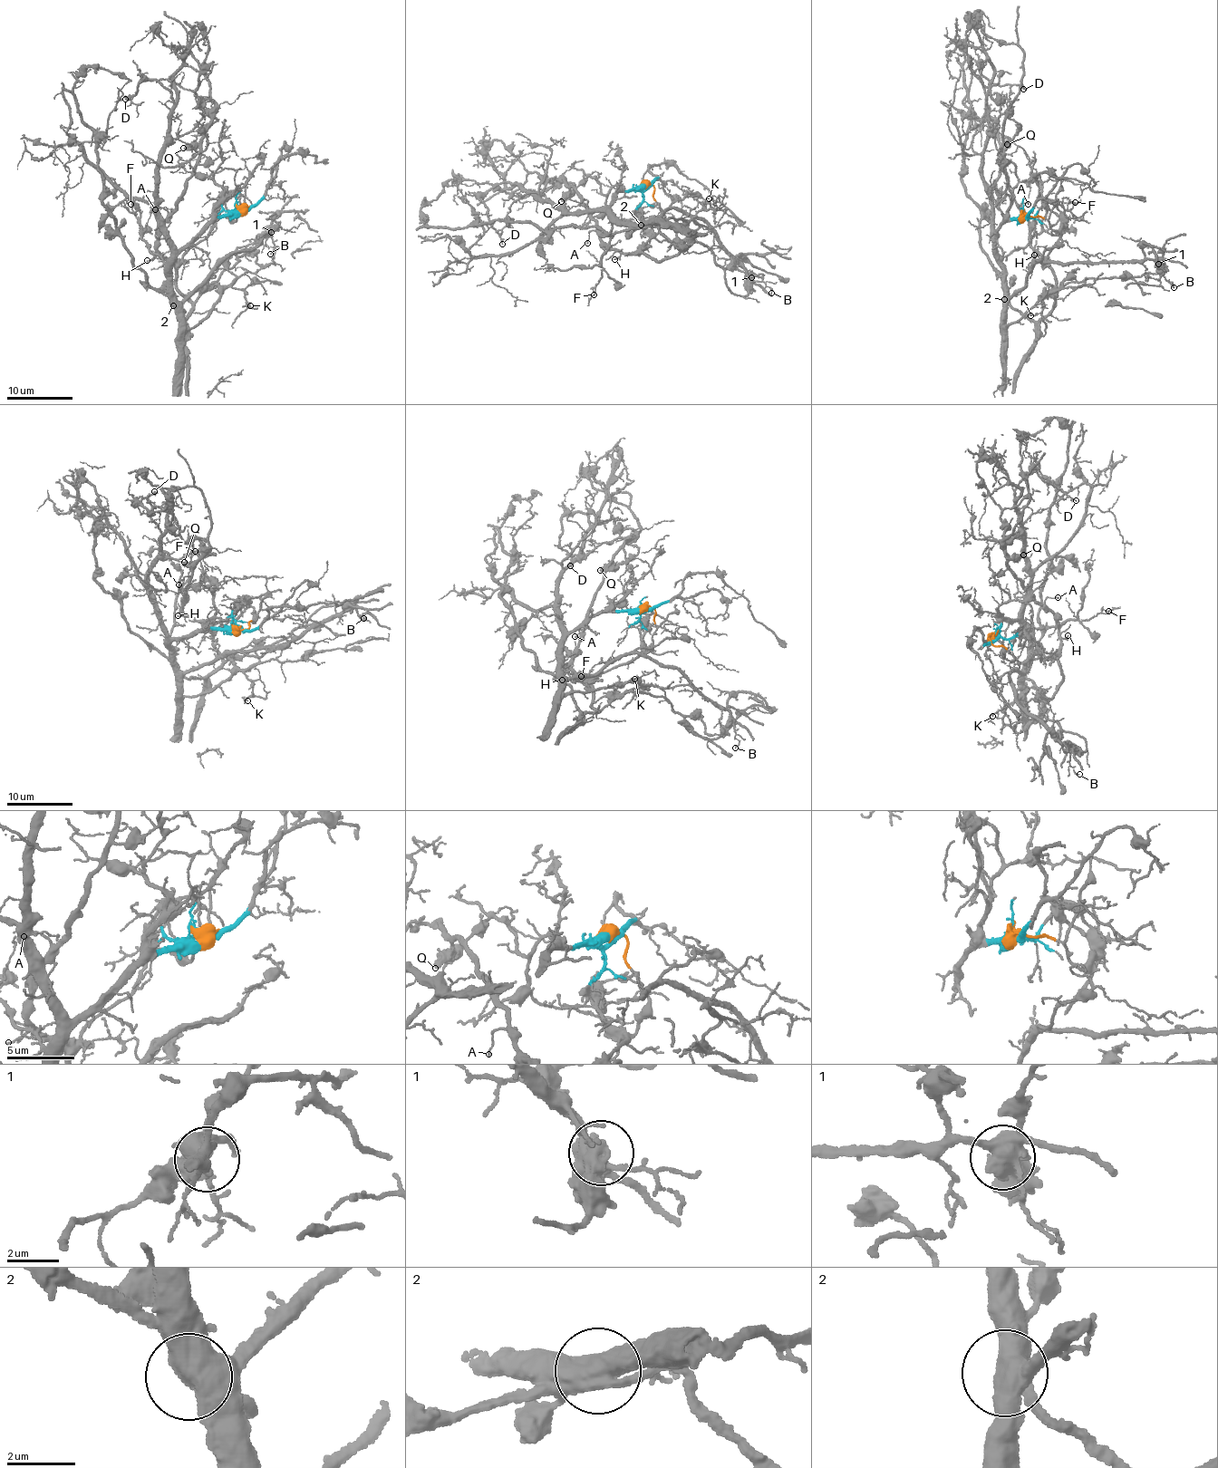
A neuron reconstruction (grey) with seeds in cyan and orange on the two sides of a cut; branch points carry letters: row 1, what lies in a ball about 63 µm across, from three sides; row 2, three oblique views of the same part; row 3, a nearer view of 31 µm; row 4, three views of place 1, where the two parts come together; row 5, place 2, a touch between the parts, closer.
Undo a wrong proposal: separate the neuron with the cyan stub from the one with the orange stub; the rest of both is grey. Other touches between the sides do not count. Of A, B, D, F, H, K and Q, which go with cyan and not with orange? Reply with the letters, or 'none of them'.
B, D, F, K

